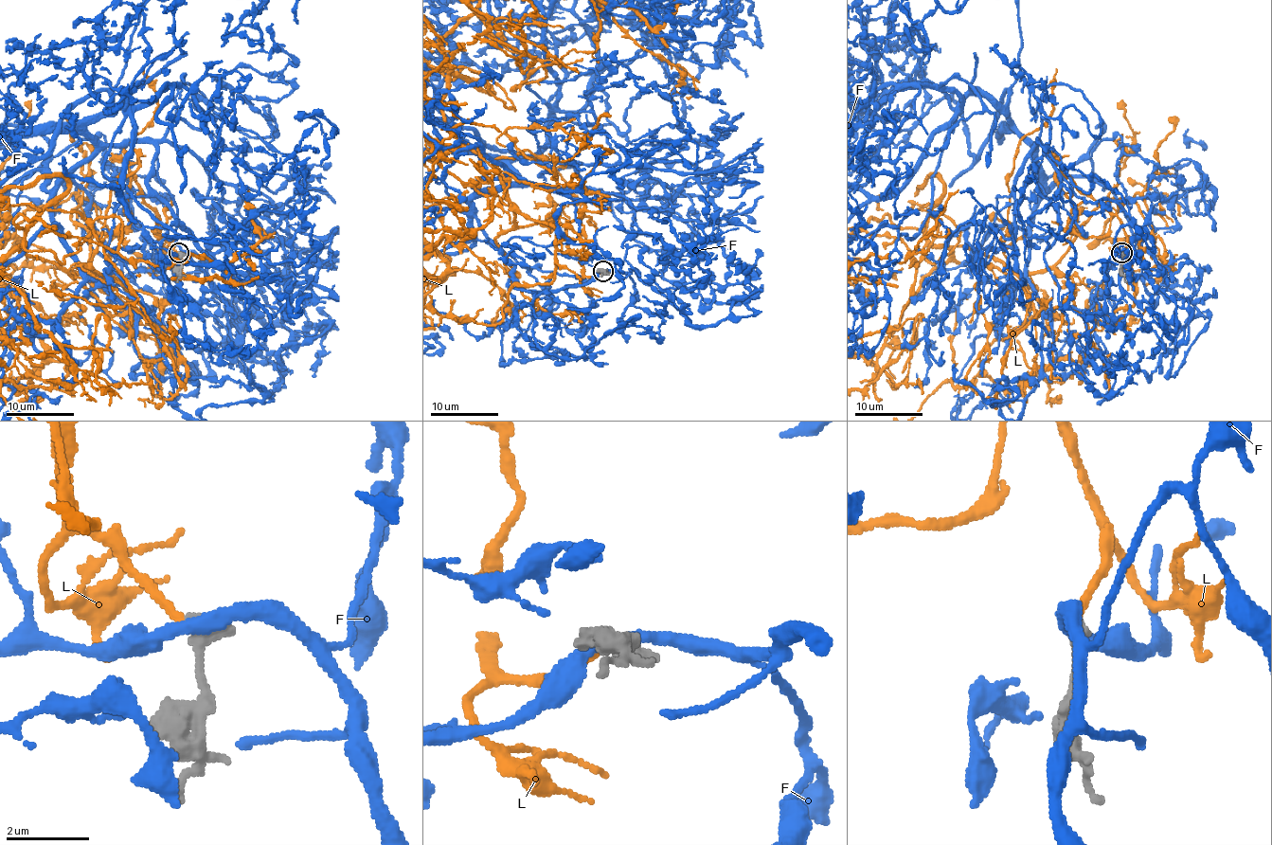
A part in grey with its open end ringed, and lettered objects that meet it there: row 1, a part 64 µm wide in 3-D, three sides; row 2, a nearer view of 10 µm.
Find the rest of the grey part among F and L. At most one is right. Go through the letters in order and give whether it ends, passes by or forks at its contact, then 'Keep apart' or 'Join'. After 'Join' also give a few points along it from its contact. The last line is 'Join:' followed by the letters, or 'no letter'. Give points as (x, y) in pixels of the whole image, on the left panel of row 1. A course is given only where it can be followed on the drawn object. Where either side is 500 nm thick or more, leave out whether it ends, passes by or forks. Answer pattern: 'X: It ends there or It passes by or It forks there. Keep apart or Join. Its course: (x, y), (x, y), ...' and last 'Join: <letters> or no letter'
F: It passes by. Keep apart
L: It ends there. Join
Join: L

